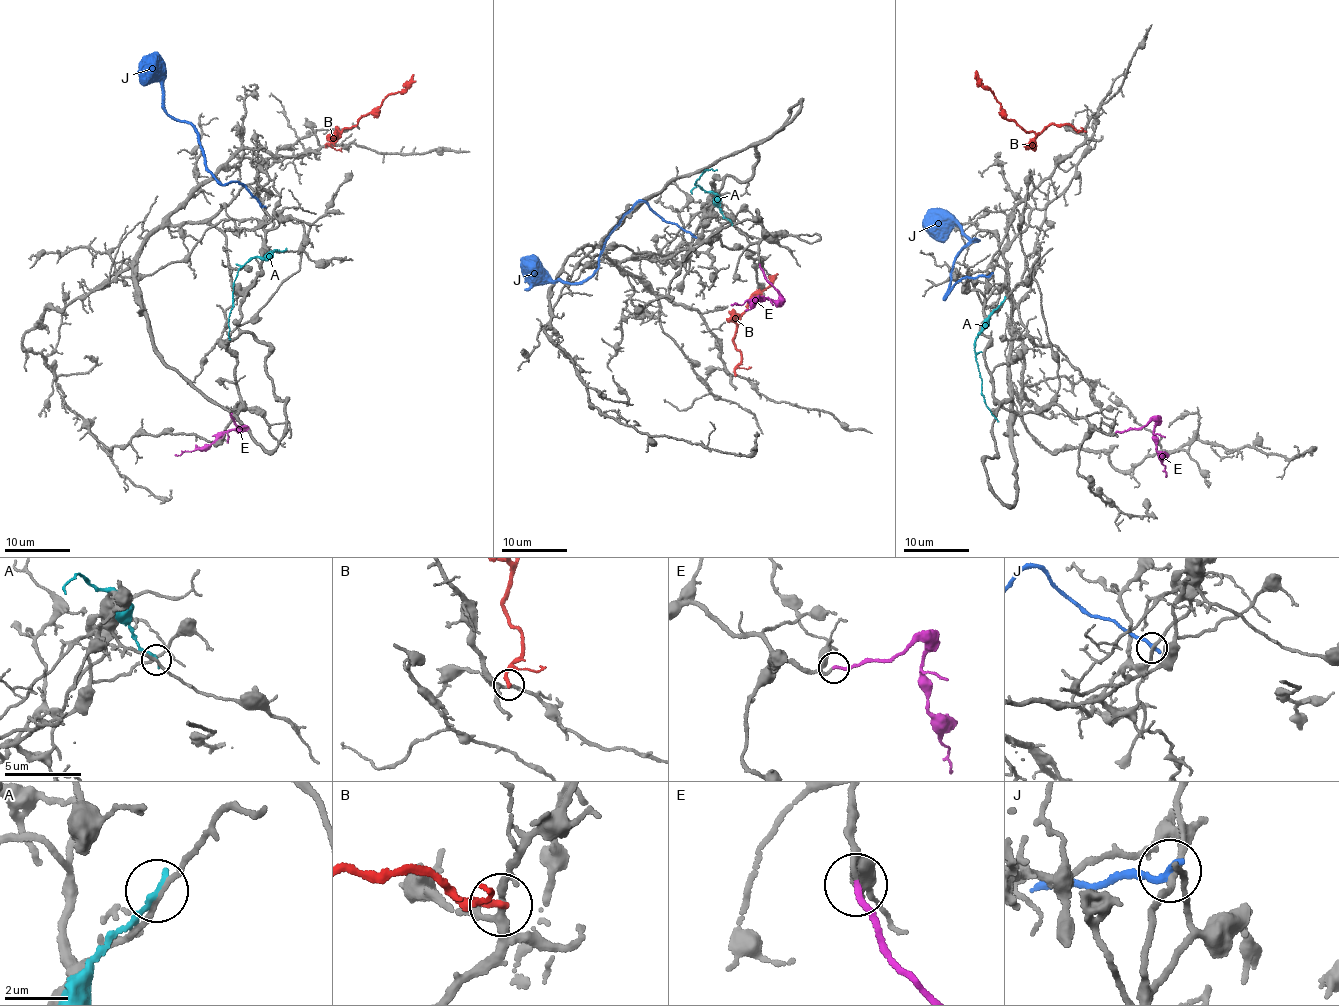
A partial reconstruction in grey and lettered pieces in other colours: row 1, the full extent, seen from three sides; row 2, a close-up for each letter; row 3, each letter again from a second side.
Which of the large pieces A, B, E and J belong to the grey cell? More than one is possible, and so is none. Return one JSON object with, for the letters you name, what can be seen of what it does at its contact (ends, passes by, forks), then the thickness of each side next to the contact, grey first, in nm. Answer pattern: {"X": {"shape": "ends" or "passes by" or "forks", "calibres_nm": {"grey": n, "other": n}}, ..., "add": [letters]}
{"E": {"shape": "ends", "calibres_nm": {"grey": 140, "other": 190}}, "add": ["E"]}

